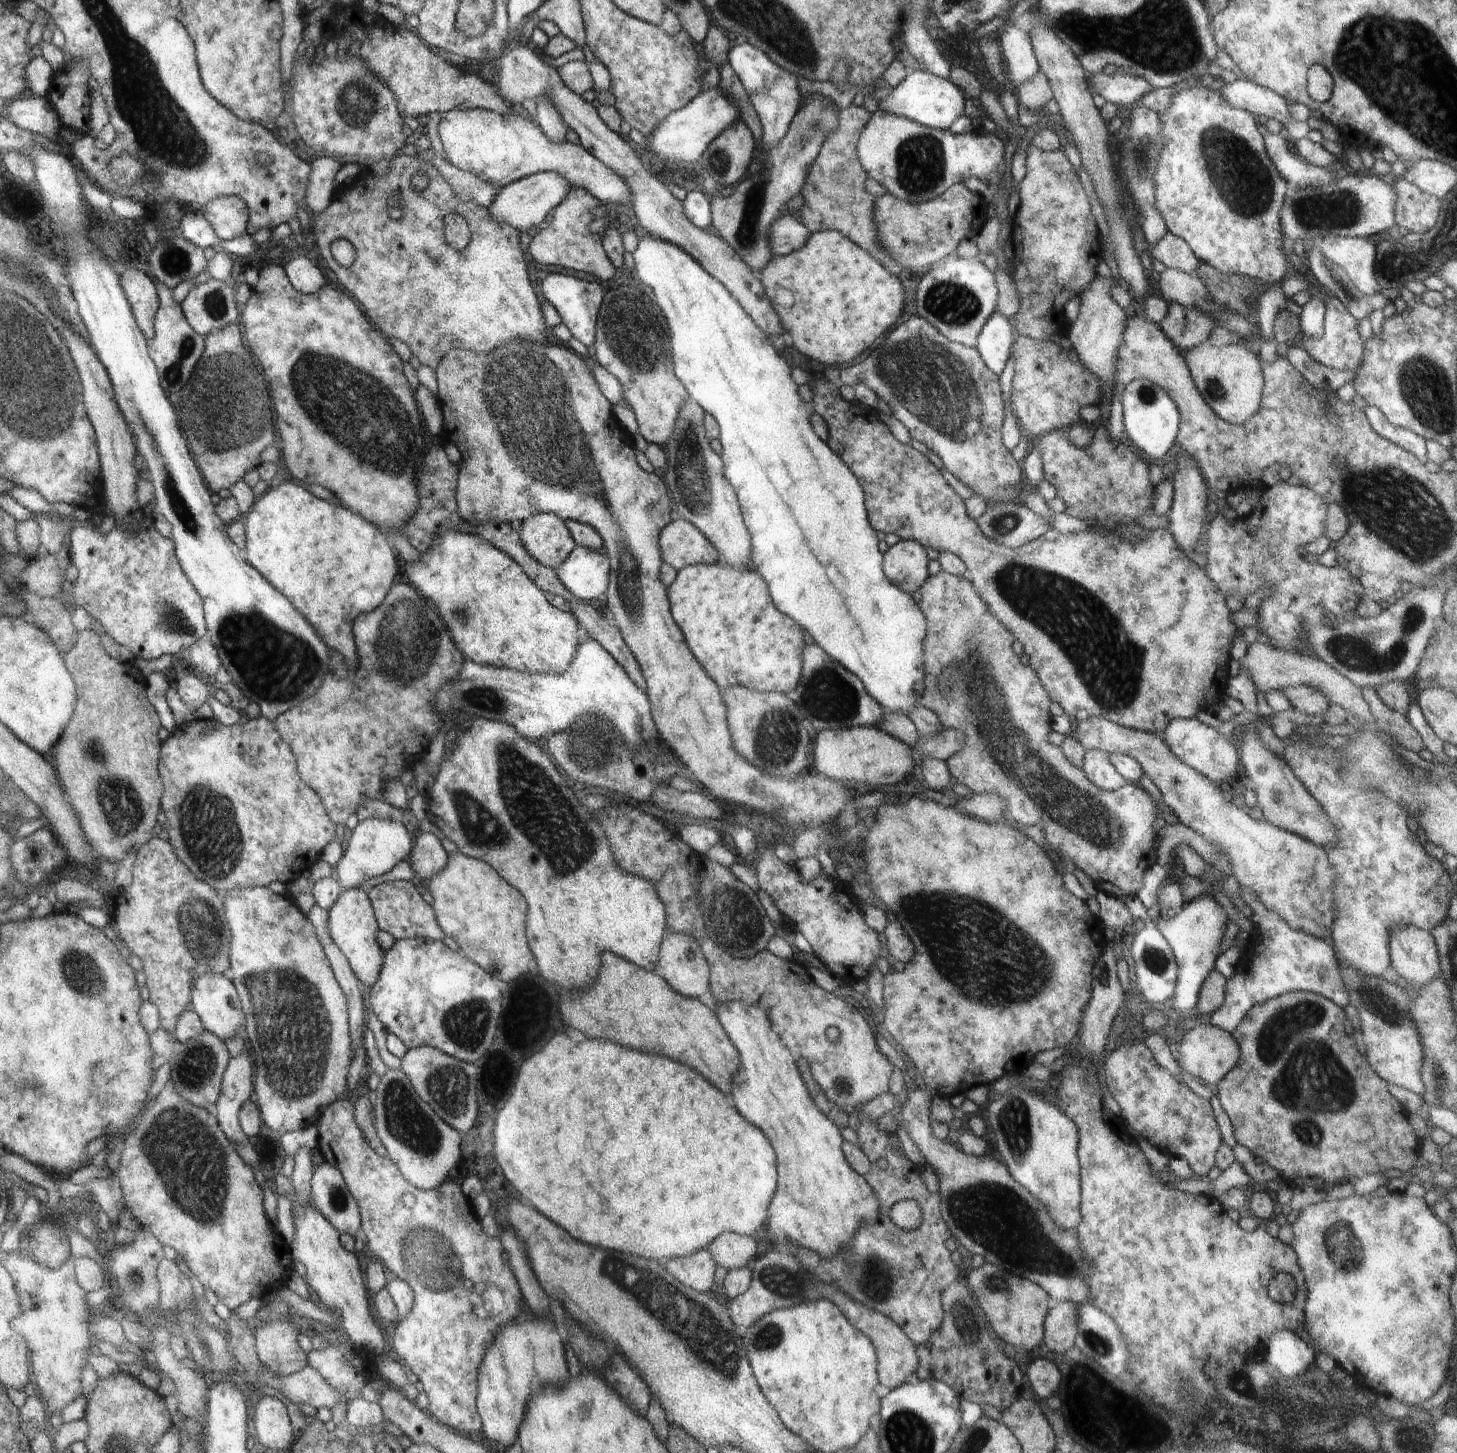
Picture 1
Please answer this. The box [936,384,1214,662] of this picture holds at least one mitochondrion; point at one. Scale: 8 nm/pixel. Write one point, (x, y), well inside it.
(1006, 522)

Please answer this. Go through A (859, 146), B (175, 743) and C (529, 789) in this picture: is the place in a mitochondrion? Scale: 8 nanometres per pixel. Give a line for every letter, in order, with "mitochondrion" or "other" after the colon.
A: other
B: other
C: mitochondrion

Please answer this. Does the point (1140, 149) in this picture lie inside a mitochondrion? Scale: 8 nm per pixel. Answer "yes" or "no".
yes

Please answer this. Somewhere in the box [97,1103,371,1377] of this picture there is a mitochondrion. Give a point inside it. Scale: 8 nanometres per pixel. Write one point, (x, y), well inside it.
(338, 1198)

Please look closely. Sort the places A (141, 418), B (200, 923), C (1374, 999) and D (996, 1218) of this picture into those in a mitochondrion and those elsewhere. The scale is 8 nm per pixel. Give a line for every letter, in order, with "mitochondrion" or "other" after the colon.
A: mitochondrion
B: mitochondrion
C: mitochondrion
D: mitochondrion

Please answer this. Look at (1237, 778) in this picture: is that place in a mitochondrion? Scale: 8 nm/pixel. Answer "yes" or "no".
no

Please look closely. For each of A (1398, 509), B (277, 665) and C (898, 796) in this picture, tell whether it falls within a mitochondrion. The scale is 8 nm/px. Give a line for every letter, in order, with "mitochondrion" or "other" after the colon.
A: mitochondrion
B: mitochondrion
C: other

